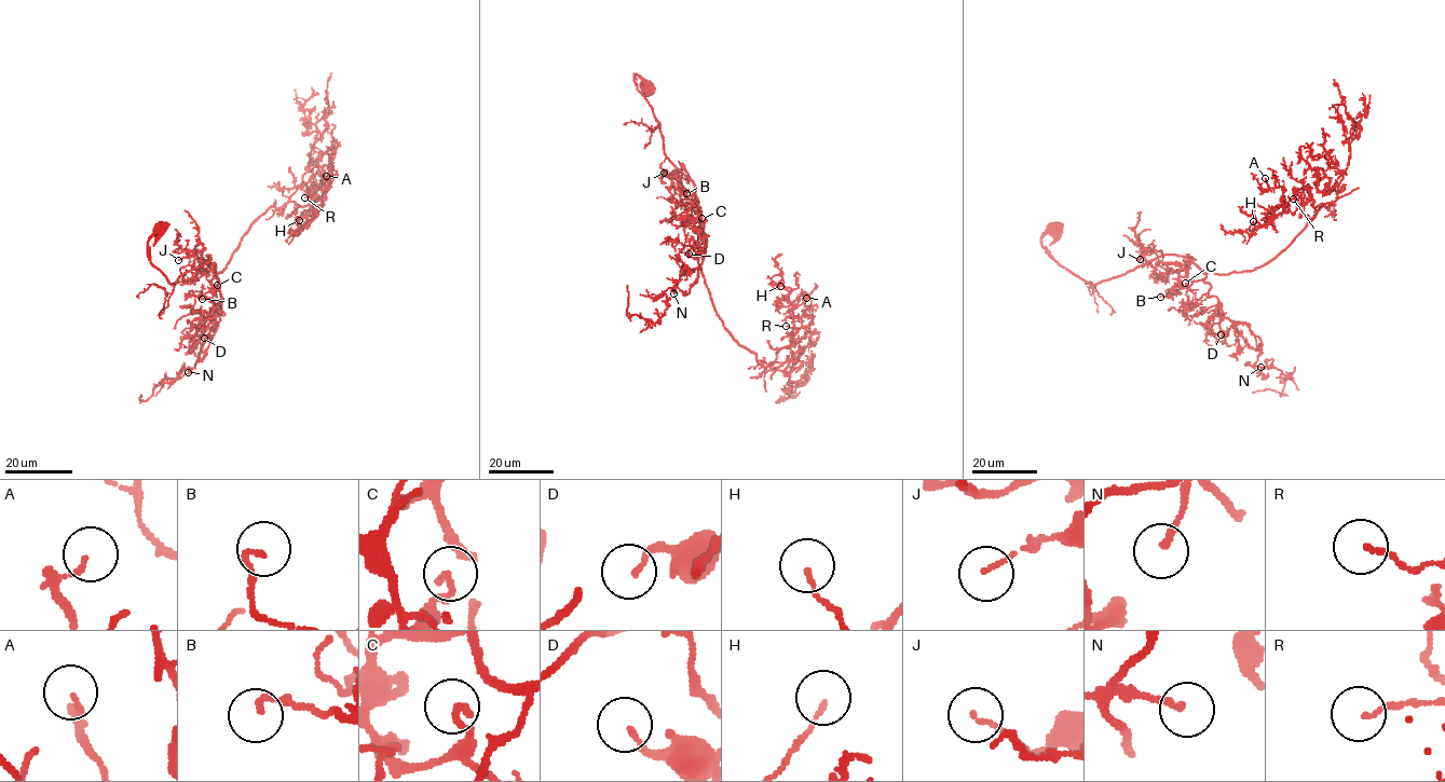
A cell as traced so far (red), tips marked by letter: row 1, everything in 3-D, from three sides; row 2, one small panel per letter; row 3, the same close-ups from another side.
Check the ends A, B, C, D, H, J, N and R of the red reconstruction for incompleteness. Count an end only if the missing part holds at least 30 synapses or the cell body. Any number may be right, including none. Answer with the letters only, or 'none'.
D

